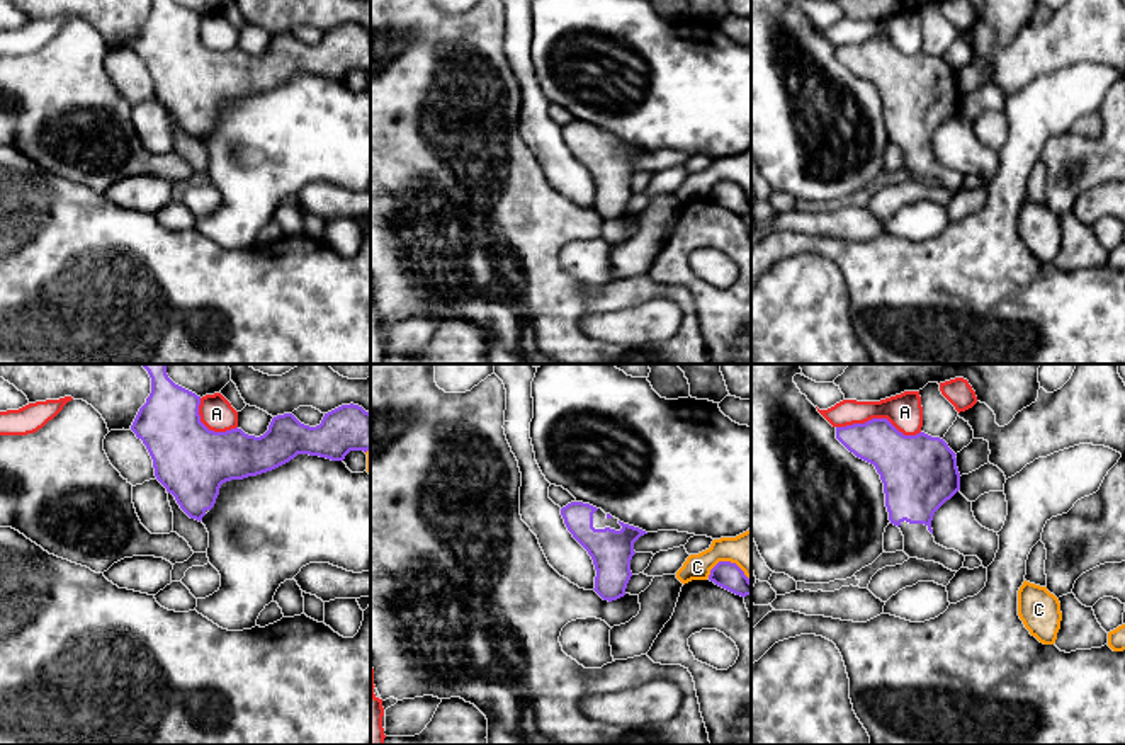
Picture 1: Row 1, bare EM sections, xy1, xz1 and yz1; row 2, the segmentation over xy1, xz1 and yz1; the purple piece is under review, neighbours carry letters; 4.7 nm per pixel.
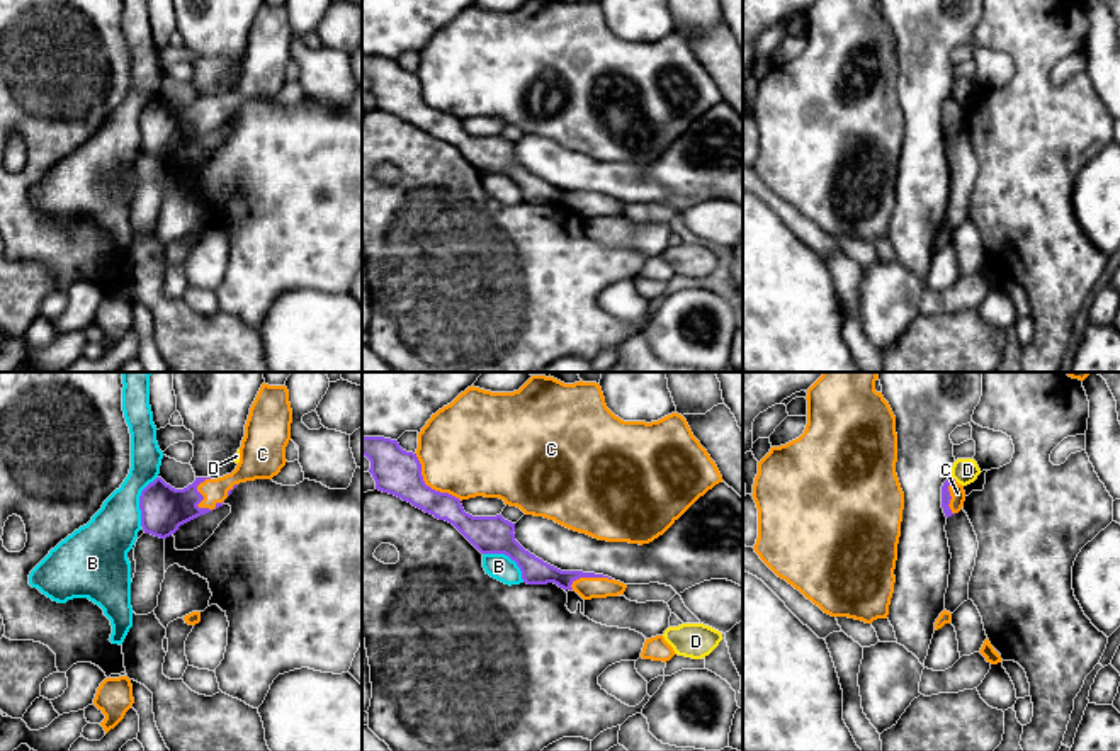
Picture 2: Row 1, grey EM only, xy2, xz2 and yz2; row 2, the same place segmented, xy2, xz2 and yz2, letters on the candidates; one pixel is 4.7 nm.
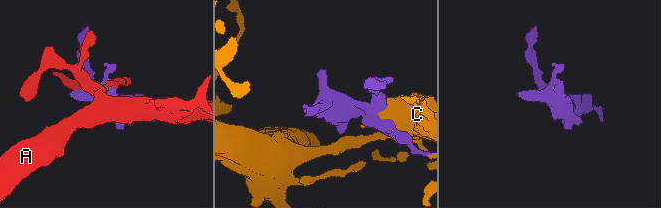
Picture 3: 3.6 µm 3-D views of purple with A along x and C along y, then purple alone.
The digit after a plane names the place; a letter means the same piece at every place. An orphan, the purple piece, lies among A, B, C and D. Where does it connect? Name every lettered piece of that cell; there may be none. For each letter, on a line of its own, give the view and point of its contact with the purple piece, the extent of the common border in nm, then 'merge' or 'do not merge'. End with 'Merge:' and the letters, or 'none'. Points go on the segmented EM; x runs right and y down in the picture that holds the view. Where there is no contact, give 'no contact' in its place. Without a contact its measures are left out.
A: contact yz1 (879, 419); length 400 nm; do not merge
B: contact xz2 (509, 556); length 240 nm; do not merge
C: contact xz2 (429, 486); length 320 nm; do not merge
D: no contact; do not merge
Merge: none

